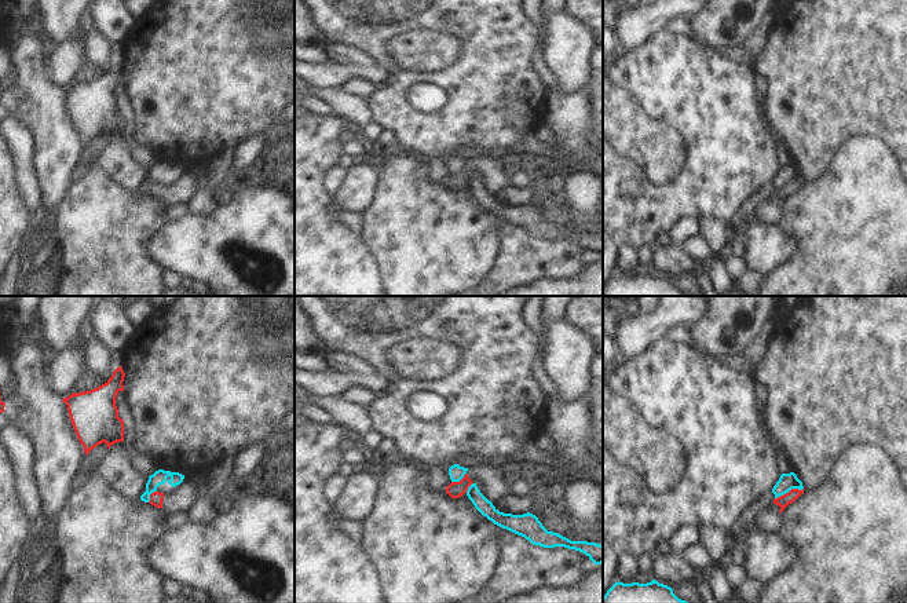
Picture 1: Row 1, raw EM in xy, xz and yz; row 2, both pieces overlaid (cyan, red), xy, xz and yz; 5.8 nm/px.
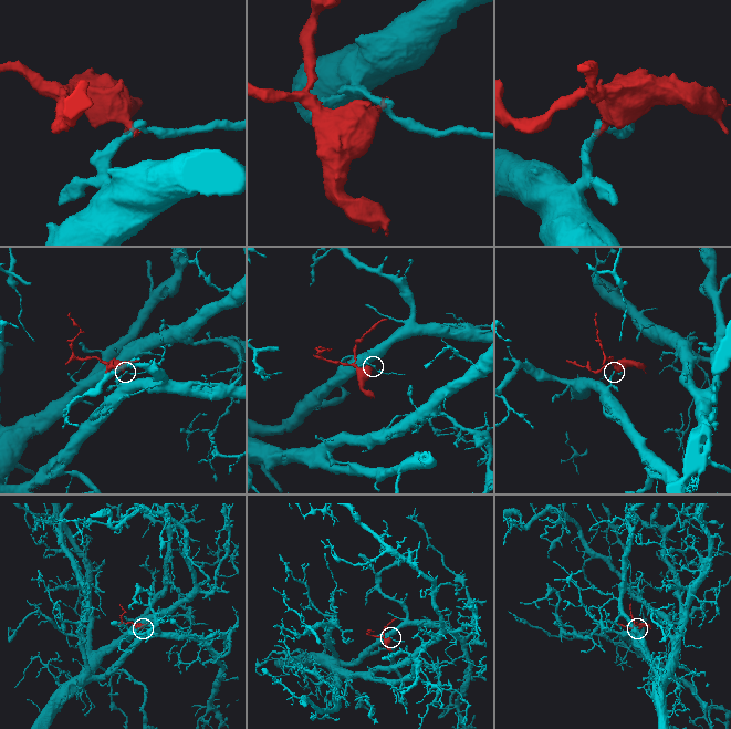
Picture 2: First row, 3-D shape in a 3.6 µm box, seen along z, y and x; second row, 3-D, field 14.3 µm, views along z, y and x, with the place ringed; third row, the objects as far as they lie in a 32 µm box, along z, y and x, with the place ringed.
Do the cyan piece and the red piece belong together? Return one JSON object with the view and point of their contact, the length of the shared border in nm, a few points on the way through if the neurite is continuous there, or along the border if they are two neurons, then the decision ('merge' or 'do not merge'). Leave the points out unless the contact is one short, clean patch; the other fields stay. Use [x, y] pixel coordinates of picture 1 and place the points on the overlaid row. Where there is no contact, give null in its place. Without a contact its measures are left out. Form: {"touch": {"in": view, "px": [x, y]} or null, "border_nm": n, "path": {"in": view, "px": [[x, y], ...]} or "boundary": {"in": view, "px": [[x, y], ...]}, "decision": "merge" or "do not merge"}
{"touch": {"in": "yz", "px": [789, 490]}, "border_nm": 180, "boundary": {"in": "yz", "px": [[803, 488], [790, 489], [775, 499]]}, "decision": "do not merge"}

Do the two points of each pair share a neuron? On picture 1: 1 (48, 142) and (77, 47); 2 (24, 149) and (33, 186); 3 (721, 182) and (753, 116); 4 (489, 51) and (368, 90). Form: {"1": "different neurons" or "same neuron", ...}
{"1": "different neurons", "2": "same neuron", "3": "same neuron", "4": "different neurons"}

